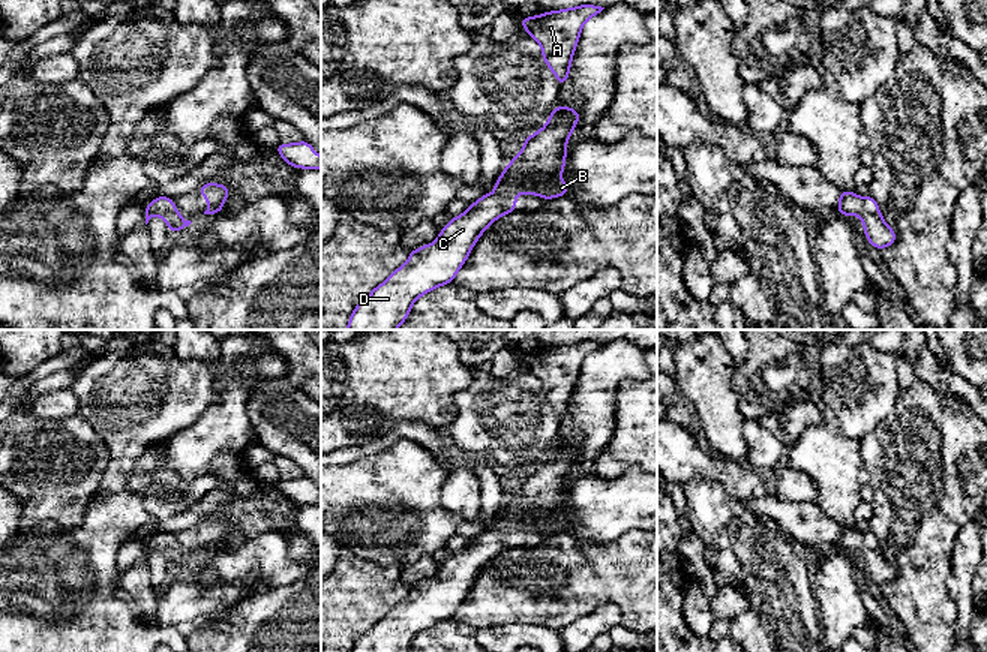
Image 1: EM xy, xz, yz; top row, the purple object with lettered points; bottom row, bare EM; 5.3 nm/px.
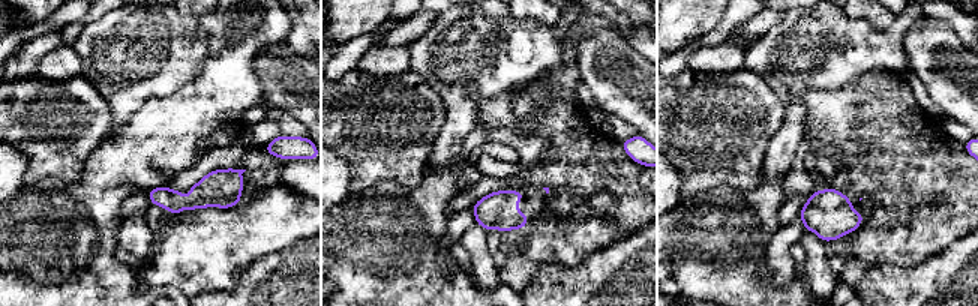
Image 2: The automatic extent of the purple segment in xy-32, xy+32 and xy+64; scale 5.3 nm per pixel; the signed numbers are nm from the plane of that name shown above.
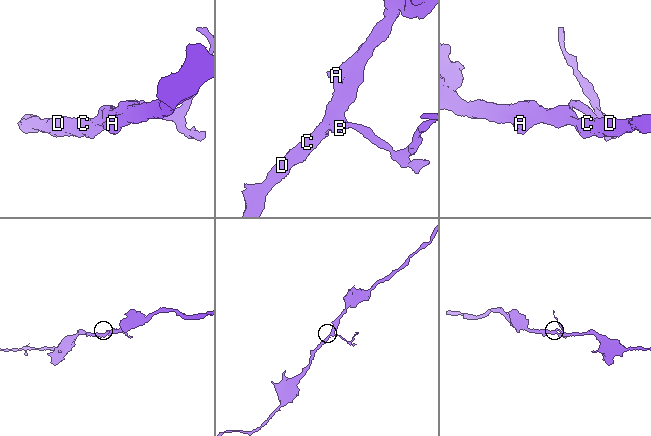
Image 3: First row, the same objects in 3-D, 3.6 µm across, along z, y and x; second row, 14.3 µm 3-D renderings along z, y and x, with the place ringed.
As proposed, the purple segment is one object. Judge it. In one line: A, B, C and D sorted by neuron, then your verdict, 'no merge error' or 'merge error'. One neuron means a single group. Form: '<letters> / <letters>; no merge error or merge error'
A B C D; no merge error

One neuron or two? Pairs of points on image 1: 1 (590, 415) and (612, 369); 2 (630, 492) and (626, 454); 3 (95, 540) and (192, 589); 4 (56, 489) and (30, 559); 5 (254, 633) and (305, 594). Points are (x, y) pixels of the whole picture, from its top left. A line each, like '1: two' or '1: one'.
1: one
2: two
3: two
4: two
5: one

